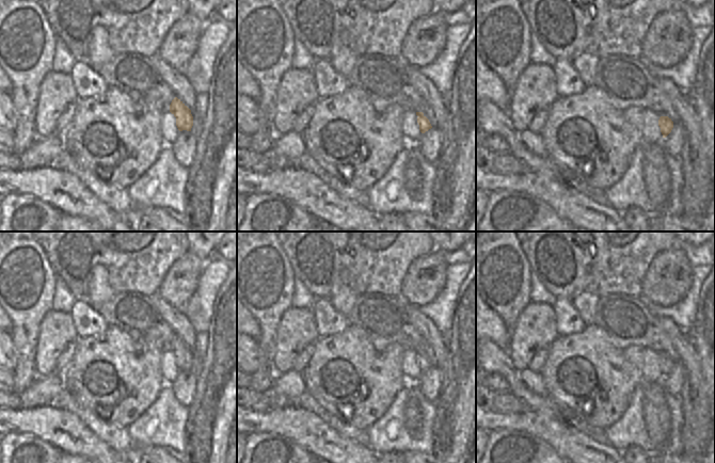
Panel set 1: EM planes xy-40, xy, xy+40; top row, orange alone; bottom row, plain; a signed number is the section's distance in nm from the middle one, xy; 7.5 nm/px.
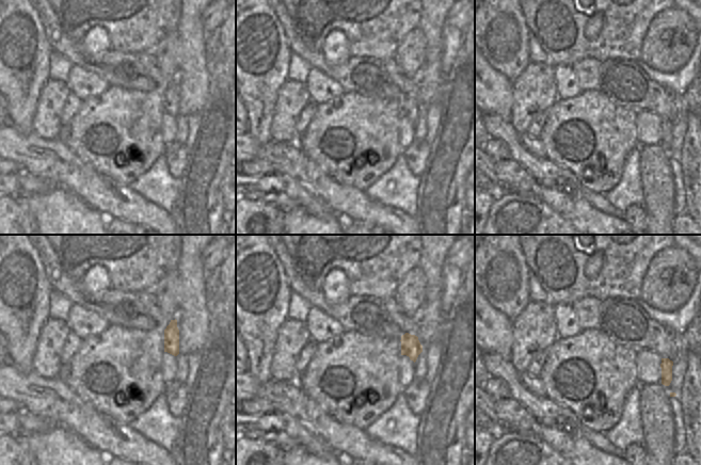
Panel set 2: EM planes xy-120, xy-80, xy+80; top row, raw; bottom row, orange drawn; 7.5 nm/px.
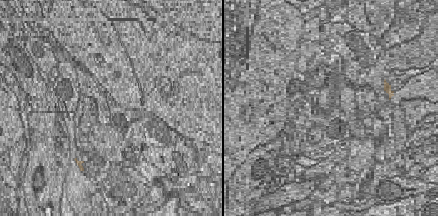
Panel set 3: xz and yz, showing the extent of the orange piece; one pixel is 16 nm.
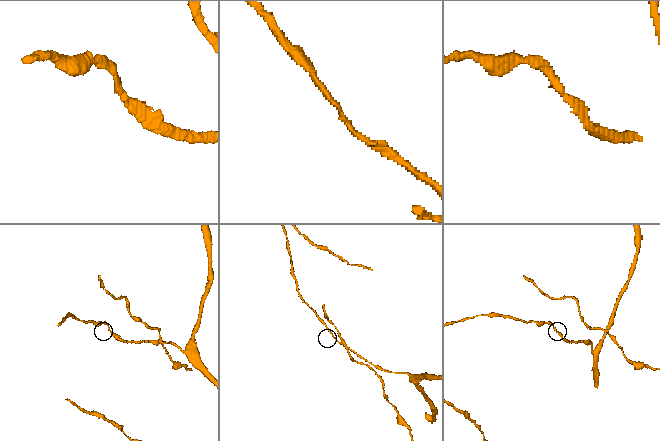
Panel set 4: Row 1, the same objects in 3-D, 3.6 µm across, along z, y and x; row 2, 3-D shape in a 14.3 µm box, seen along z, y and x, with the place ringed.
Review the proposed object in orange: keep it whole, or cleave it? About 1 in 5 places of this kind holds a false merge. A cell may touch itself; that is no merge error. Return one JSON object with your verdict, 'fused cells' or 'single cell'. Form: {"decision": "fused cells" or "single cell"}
{"decision": "single cell"}

